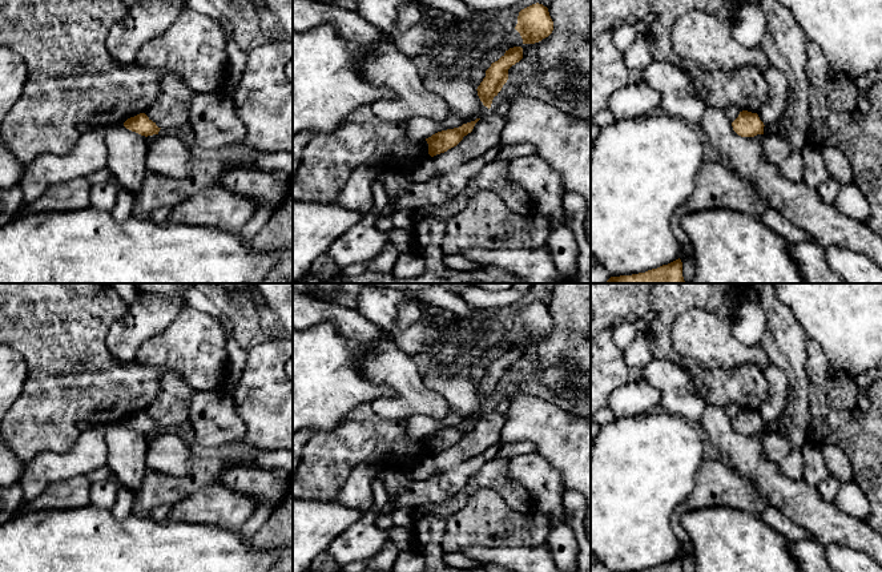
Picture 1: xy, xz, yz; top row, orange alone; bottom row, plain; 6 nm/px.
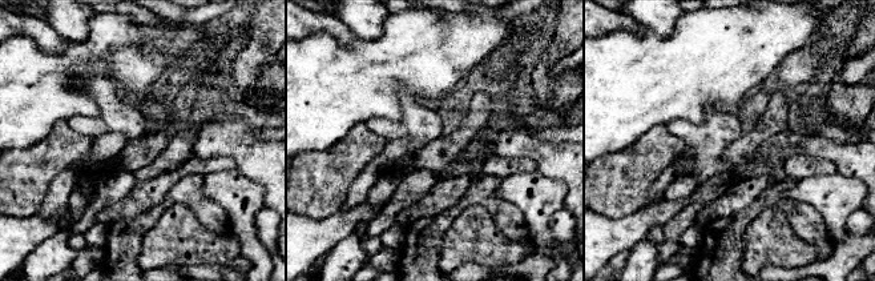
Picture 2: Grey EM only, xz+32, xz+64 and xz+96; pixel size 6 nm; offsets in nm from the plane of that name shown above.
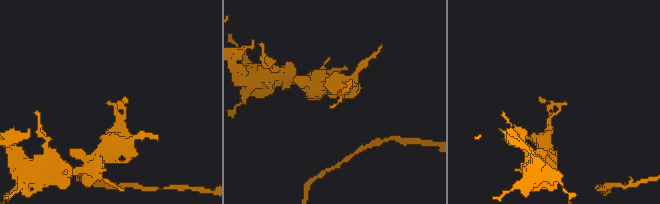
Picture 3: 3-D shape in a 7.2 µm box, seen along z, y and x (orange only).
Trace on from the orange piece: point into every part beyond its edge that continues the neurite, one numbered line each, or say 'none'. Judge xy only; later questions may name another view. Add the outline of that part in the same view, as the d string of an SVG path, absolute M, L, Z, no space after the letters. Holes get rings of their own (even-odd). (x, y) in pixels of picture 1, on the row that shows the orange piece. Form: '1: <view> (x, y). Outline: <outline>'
none

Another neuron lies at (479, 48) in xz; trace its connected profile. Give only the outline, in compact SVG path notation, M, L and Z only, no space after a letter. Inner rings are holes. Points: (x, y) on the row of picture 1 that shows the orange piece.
M462 32L464 41L471 47L471 52L467 56L467 63L474 64L478 59L483 57L494 45L492 41L486 41L478 37L476 33Z

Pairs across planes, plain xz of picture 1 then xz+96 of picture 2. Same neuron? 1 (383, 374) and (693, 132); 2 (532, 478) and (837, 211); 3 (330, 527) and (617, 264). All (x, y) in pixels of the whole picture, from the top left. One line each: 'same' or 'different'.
1: same
2: same
3: different

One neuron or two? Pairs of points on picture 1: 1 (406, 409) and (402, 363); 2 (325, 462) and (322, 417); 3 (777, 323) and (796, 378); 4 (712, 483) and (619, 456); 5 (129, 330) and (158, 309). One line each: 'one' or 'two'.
1: one
2: two
3: one
4: two
5: one

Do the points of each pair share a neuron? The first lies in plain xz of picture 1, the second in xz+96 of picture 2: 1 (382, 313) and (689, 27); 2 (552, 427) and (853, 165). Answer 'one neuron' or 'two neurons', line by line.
1: two neurons
2: one neuron

